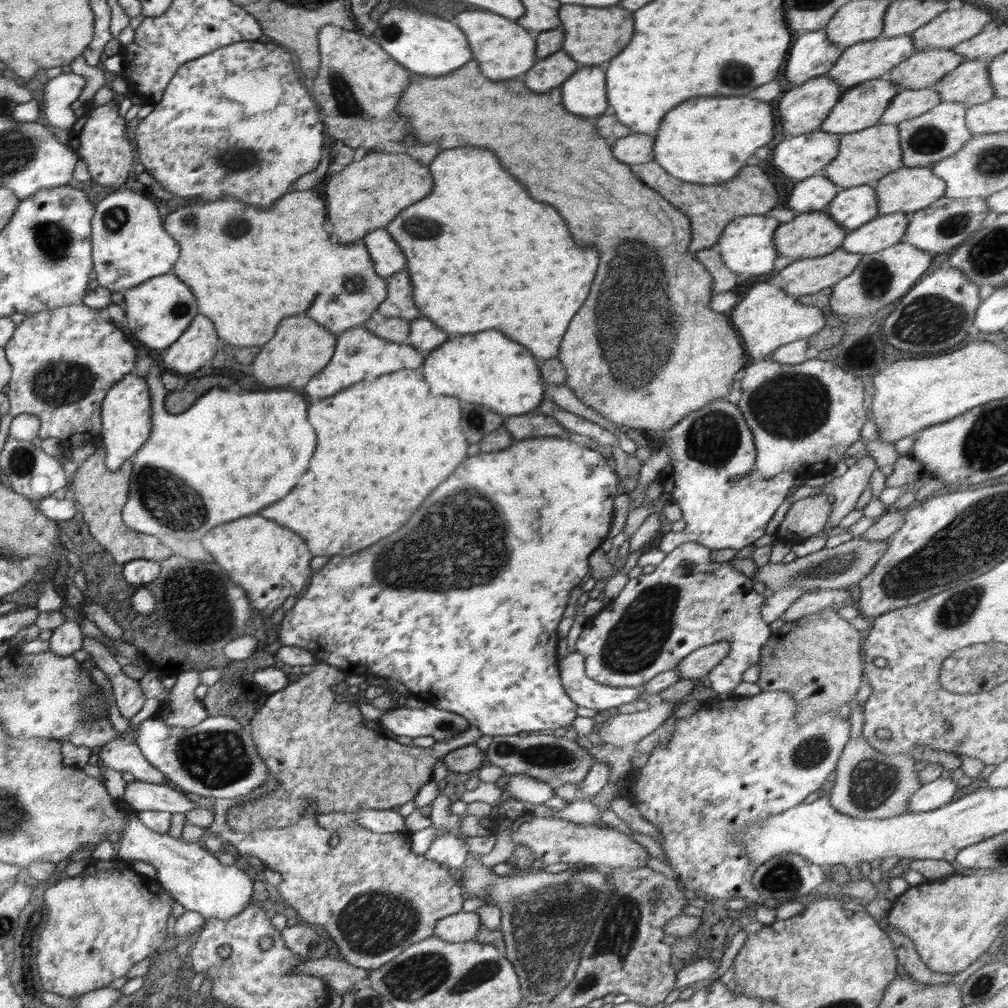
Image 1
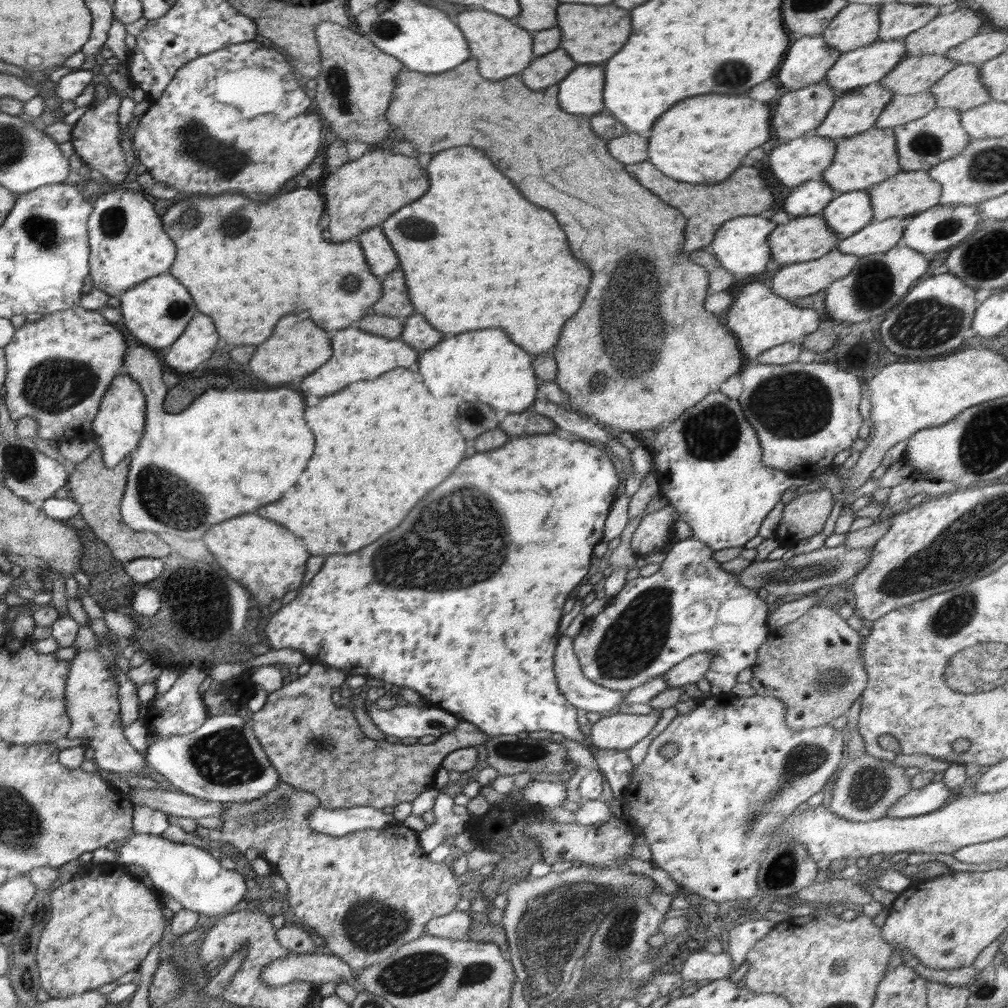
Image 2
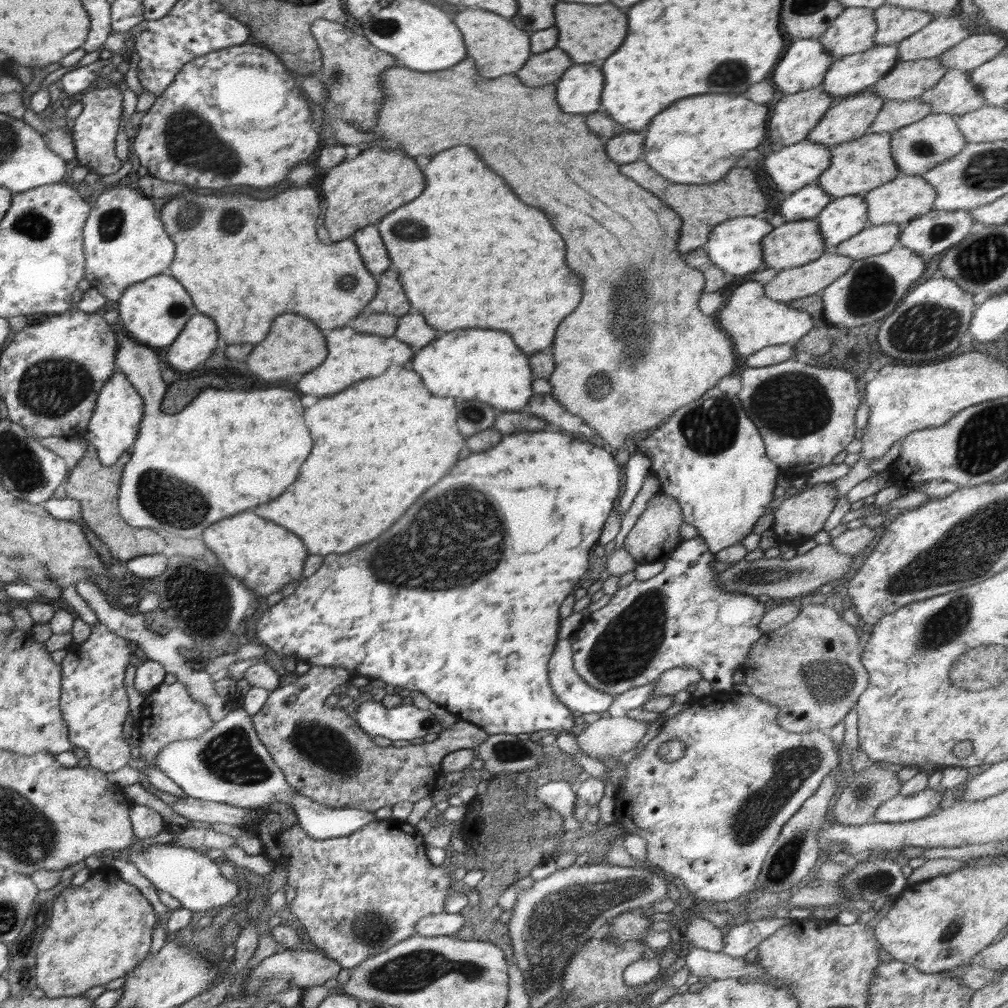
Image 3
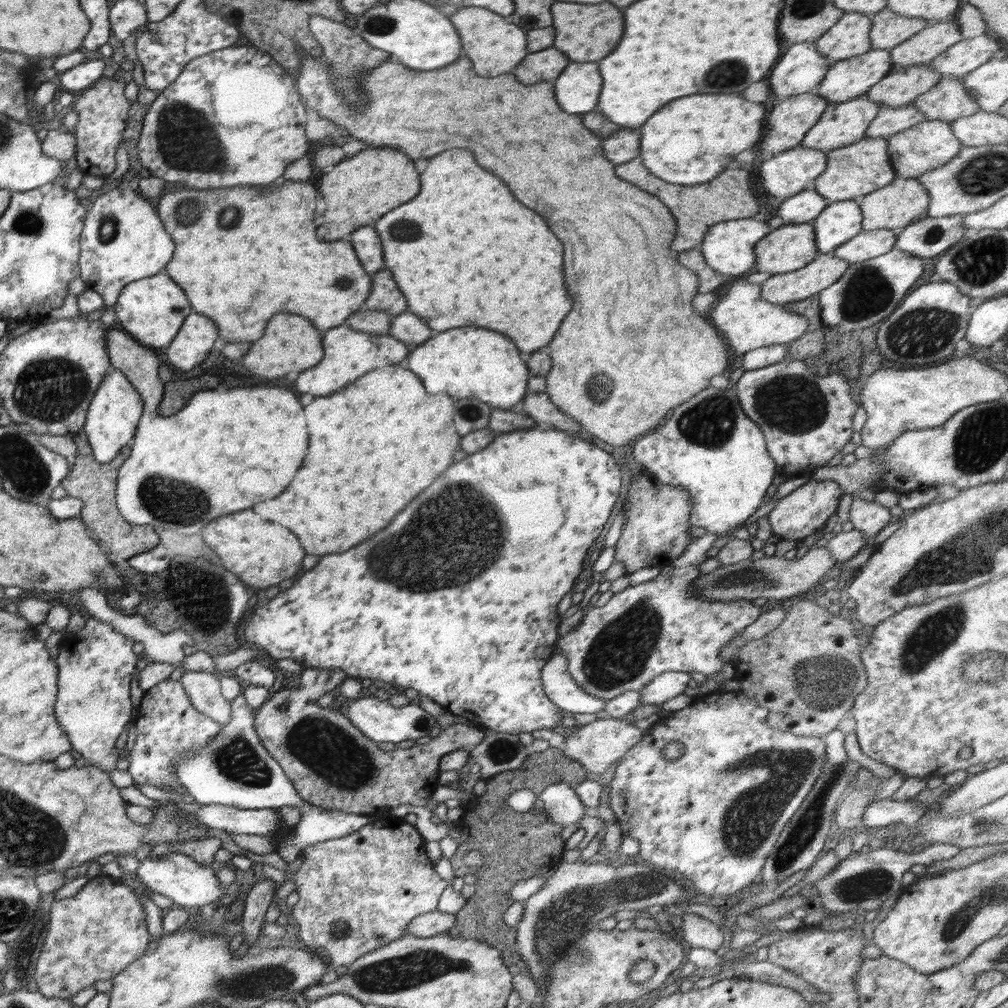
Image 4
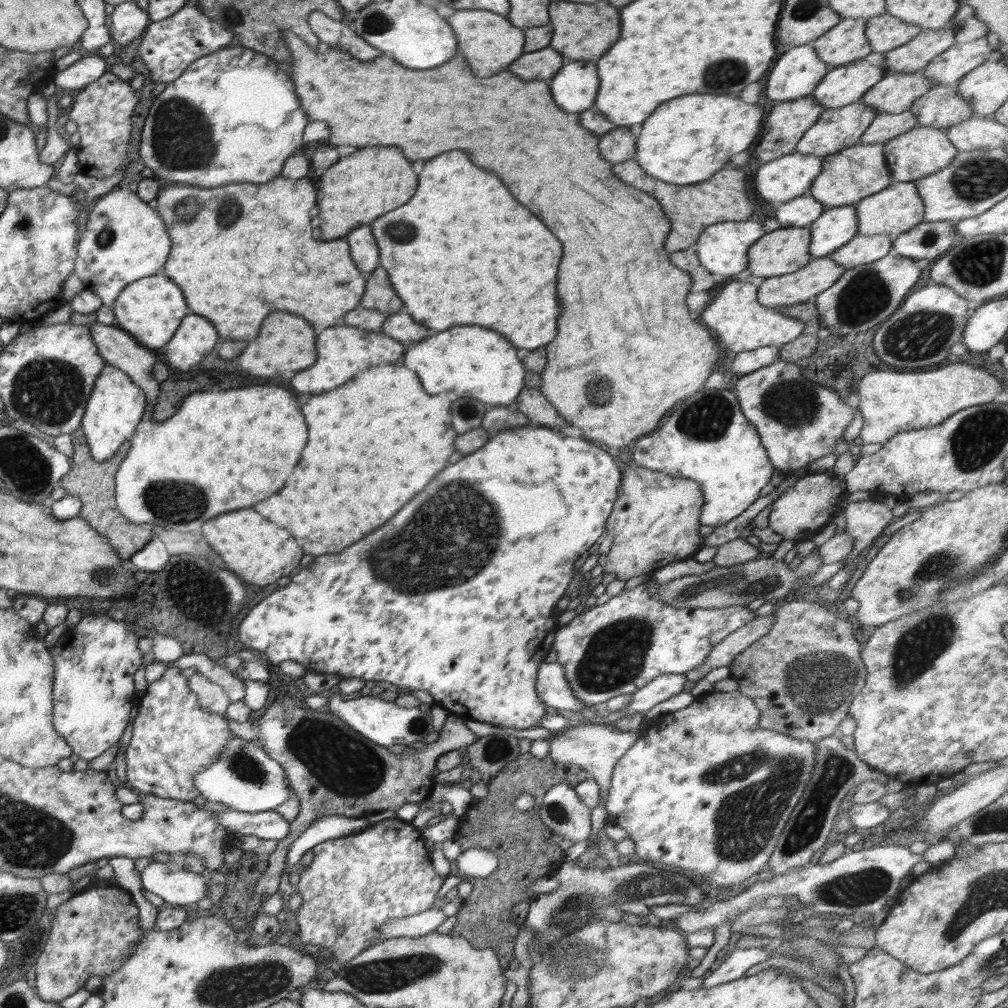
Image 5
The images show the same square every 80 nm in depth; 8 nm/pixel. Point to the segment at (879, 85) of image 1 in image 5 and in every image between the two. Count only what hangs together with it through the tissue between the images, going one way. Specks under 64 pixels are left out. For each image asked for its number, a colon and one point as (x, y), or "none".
2: (855, 112)
3: (848, 119)
4: (841, 124)
5: (836, 129)

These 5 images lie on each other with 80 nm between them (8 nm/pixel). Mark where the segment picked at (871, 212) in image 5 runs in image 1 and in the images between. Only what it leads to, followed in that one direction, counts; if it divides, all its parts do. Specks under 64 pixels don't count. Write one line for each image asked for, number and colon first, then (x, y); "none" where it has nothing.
1: (908, 190)
2: (908, 193)
3: (900, 200)
4: (904, 201)

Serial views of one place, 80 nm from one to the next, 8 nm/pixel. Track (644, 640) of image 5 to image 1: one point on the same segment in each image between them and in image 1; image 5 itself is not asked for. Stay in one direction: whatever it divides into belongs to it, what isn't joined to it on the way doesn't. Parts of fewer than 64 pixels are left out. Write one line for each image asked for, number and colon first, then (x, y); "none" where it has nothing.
1: (689, 601)
2: (690, 605)
3: (681, 617)
4: (661, 625)

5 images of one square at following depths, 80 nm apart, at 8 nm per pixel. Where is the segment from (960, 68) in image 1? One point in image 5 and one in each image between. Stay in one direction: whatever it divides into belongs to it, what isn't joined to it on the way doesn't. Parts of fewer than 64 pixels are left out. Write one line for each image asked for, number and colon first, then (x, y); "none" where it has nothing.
2: (961, 88)
3: (954, 94)
4: (948, 100)
5: (941, 107)

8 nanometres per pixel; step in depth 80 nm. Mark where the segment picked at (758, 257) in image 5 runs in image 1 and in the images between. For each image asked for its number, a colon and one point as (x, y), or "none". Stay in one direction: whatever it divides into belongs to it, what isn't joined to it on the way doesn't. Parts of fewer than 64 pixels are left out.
1: (814, 234)
2: (804, 238)
3: (792, 244)
4: (787, 248)

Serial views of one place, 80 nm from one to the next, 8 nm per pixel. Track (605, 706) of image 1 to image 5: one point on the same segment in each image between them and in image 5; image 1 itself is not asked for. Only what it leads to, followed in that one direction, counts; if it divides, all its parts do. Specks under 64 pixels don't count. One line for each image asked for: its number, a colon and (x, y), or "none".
2: (582, 693)
3: (569, 688)
4: (560, 687)
5: (552, 686)

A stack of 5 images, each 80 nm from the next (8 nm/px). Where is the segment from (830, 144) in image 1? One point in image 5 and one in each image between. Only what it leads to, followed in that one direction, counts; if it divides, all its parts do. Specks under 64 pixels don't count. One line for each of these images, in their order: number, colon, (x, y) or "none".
2: (806, 158)
3: (790, 168)
4: (790, 172)
5: (778, 181)

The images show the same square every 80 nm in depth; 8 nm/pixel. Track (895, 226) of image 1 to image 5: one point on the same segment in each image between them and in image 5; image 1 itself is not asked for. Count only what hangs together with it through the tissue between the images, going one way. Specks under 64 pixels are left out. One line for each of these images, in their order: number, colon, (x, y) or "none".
2: (877, 237)
3: (872, 240)
4: (869, 244)
5: (861, 249)

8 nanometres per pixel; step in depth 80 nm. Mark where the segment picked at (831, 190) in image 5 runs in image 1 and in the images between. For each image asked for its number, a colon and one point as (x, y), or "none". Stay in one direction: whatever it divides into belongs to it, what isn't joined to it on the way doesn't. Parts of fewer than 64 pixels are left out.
1: (864, 157)
2: (861, 161)
3: (857, 166)
4: (852, 172)

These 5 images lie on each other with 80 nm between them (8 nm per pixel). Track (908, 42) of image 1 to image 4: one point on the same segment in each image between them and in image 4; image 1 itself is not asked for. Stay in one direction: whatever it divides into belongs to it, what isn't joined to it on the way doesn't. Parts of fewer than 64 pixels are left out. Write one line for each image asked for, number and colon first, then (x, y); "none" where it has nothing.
2: (866, 65)
3: (851, 74)
4: (846, 79)

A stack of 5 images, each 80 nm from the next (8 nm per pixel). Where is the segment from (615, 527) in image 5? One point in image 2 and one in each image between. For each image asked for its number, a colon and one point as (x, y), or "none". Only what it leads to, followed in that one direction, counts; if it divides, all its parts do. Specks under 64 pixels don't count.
2: (656, 531)
3: (655, 535)
4: (657, 518)

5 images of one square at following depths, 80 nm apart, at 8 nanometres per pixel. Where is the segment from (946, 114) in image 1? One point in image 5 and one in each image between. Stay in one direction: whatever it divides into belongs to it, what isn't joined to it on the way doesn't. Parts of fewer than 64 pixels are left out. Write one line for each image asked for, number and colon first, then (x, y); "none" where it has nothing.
2: (937, 136)
3: (916, 148)
4: (929, 144)
5: (923, 150)

